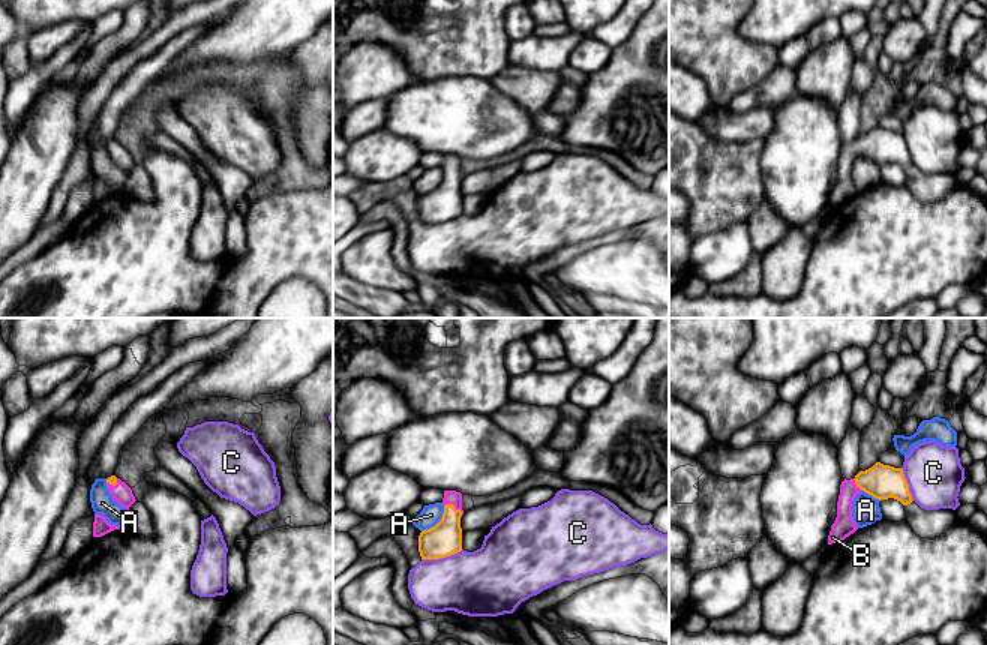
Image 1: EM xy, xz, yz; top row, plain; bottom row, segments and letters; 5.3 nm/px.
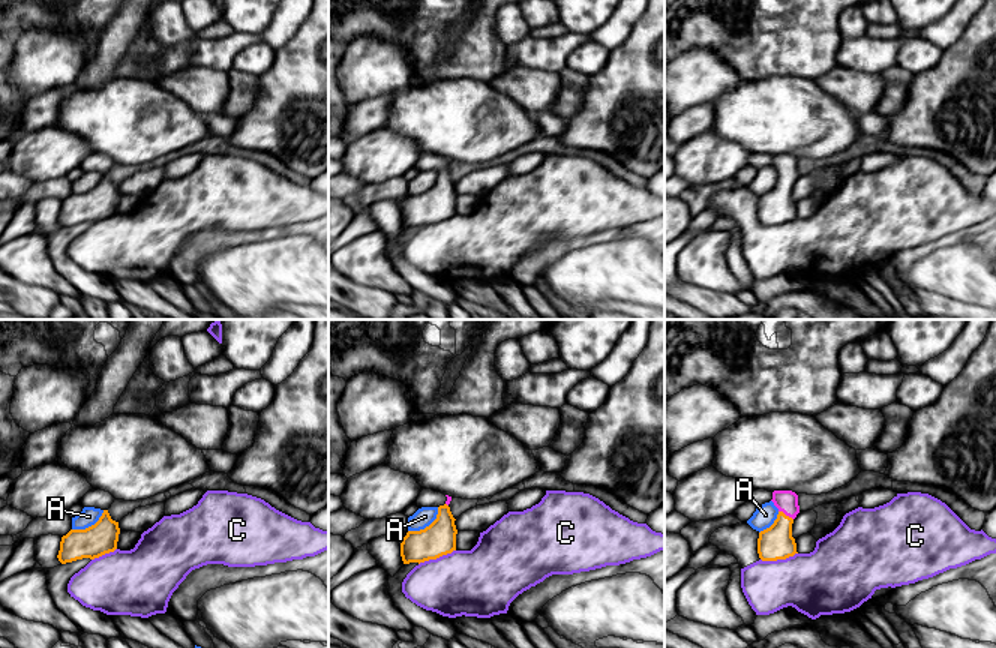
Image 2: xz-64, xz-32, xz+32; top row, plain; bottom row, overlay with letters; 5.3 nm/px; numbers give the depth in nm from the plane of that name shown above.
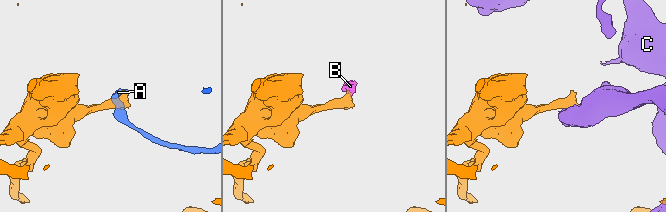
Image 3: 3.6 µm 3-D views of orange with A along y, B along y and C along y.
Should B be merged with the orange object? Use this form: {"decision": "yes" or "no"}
{"decision": "yes"}

